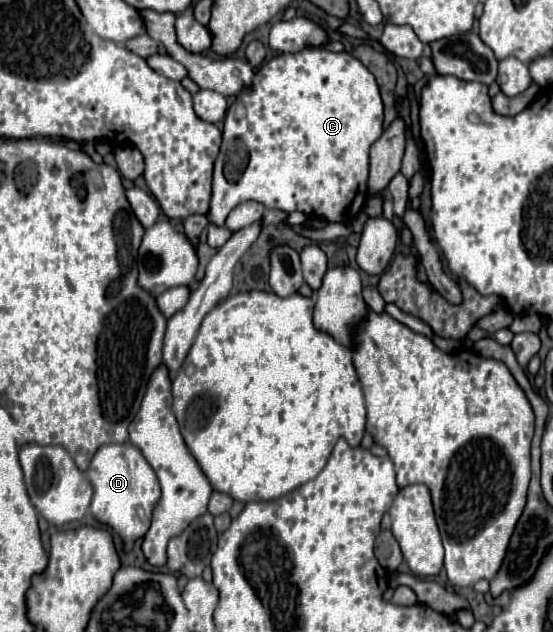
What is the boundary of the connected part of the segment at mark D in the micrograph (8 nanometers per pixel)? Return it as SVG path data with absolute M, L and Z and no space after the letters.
M114 443L104 445L96 451L96 455L90 461L90 467L86 471L92 487L92 513L100 523L110 525L122 539L126 549L132 547L132 543L138 537L144 537L144 533L150 527L152 519L152 507L160 499L160 485L156 479L156 473L152 471L150 463L144 459L142 451L134 447L132 443Z

